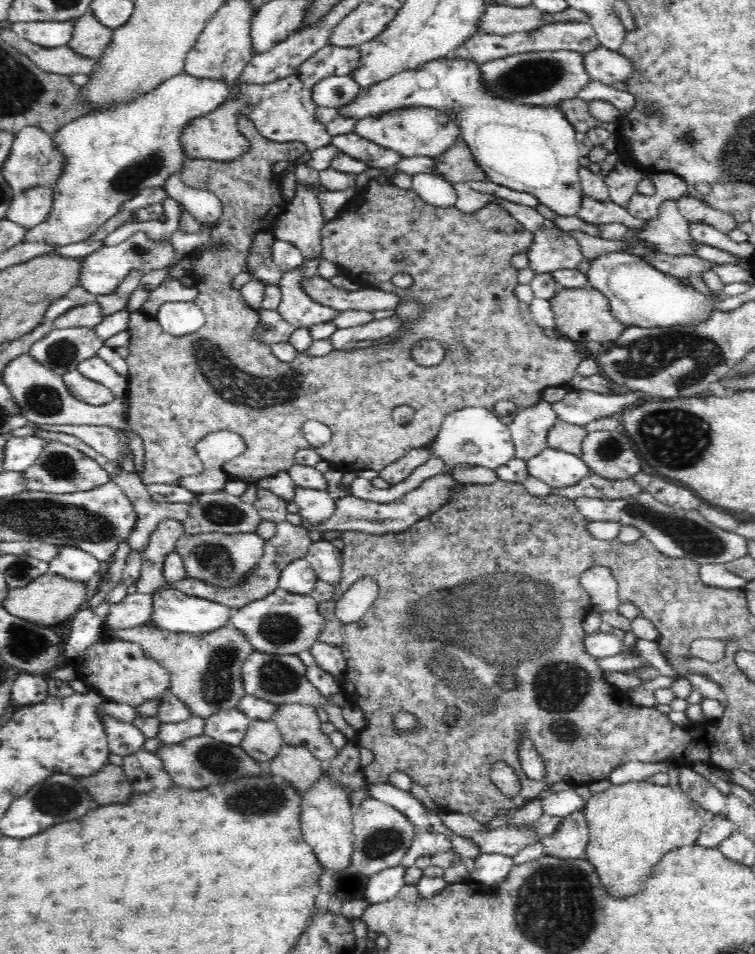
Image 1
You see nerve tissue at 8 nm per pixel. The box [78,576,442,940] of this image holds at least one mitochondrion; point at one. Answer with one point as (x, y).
(218, 684)

